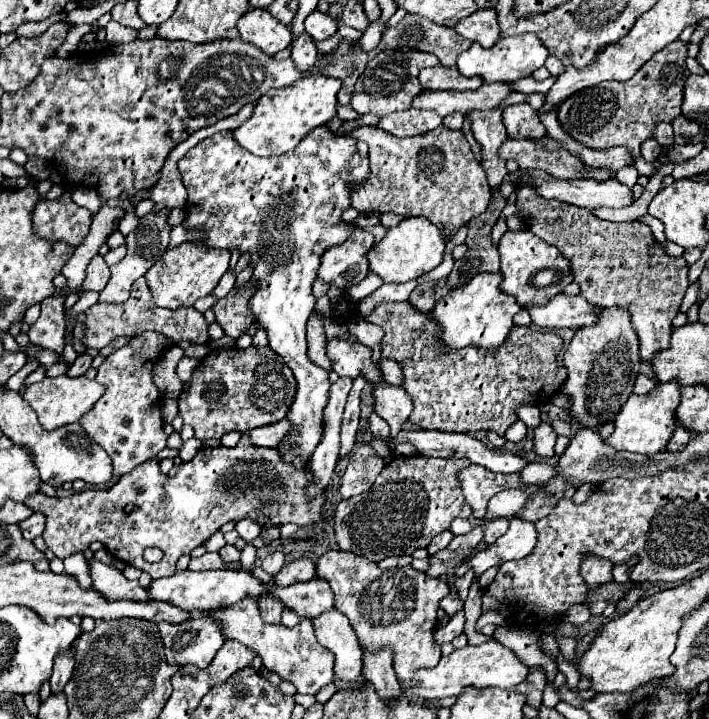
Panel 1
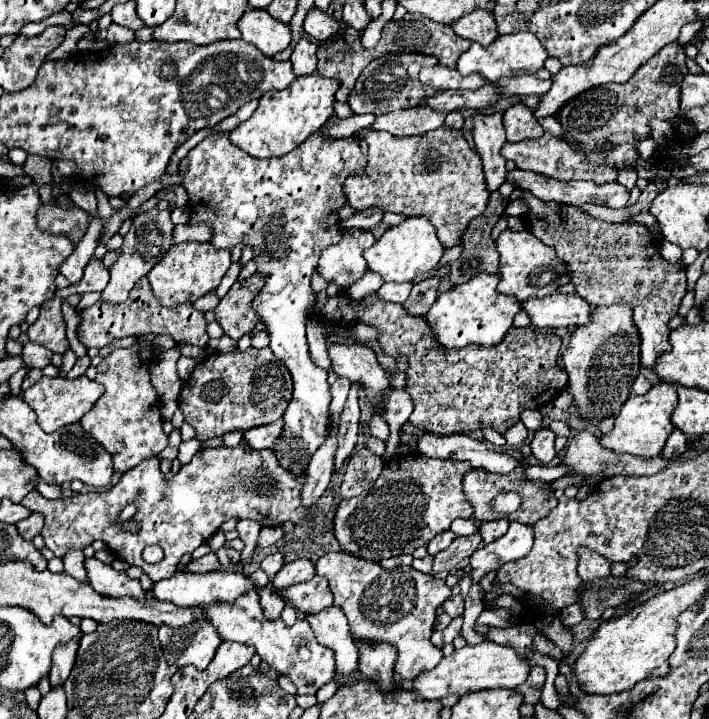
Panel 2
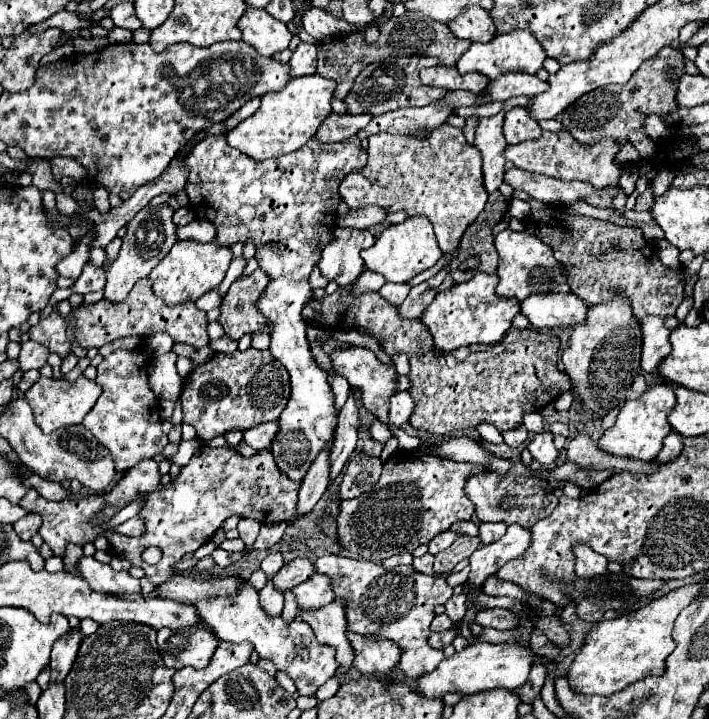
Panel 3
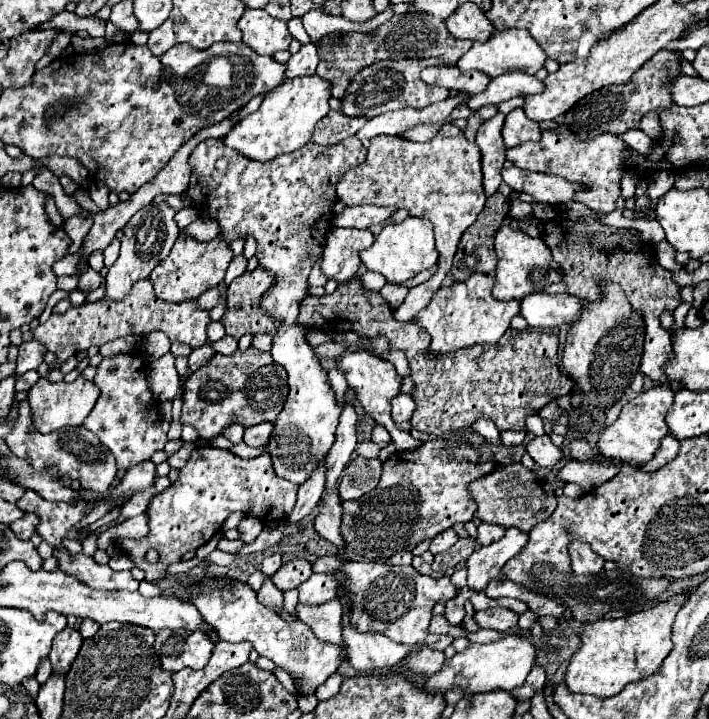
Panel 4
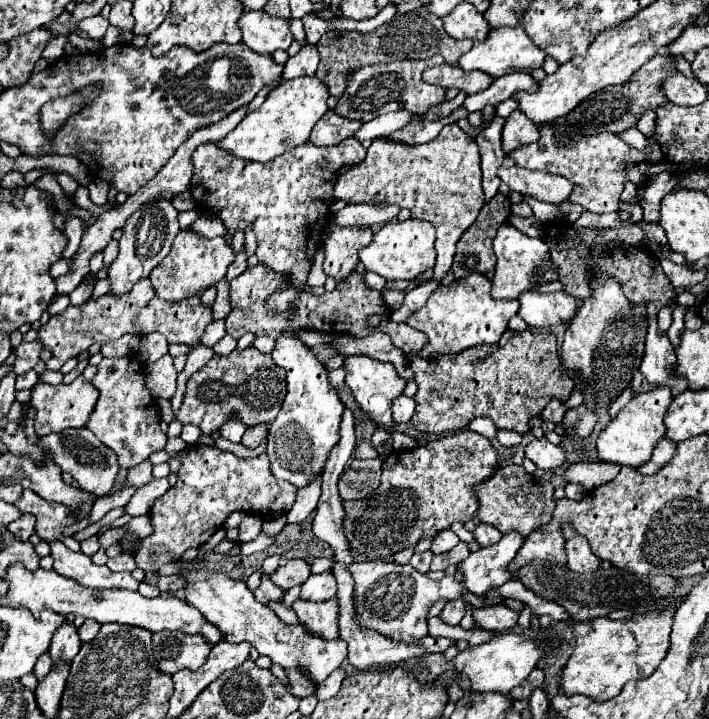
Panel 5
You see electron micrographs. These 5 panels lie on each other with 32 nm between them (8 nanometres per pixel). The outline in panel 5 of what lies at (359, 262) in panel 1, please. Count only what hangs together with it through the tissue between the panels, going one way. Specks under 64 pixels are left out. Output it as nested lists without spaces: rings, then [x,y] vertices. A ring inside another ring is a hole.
[[[328,224],[324,234],[324,272],[336,280],[344,280],[358,266],[358,250],[372,240],[370,226],[336,226]]]

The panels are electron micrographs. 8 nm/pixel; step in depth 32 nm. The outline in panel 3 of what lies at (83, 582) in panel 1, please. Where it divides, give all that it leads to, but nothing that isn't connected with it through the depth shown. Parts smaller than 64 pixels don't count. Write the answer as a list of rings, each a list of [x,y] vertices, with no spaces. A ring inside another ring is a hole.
[[[70,543],[66,547],[66,552],[63,558],[65,570],[69,571],[70,573],[81,577],[80,572],[76,568],[79,559],[83,556],[83,549],[81,546],[77,546],[73,543]]]

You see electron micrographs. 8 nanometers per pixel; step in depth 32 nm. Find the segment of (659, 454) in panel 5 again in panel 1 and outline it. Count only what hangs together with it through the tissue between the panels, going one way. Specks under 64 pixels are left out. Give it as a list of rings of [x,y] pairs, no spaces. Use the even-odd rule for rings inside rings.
[[[678,426],[676,428],[676,432],[672,434],[672,440],[668,442],[668,452],[678,452],[678,450],[682,450],[686,444],[688,444],[688,440],[690,440],[692,436],[690,436],[690,432],[686,432],[682,426]]]

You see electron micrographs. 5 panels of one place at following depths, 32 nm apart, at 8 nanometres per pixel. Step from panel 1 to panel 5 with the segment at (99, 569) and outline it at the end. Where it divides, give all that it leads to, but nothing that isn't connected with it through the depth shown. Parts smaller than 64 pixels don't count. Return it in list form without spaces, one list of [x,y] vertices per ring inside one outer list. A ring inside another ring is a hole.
[[[60,540],[50,542],[50,556],[54,558],[54,572],[68,576],[88,588],[126,588],[137,591],[140,582],[134,580],[128,572],[112,572],[108,566],[96,566],[82,552],[68,550]]]

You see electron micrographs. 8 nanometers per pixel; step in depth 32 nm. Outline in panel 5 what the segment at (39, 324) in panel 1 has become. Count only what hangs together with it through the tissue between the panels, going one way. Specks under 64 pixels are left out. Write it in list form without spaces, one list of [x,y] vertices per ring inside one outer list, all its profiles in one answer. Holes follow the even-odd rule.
[[[142,278],[132,286],[130,292],[124,296],[100,296],[92,298],[80,306],[70,304],[62,314],[50,316],[48,324],[40,328],[40,342],[52,352],[52,358],[46,362],[48,370],[60,370],[60,366],[68,360],[78,356],[80,352],[88,350],[92,344],[106,344],[110,340],[116,340],[124,334],[136,334],[146,336],[150,332],[160,332],[166,336],[170,344],[196,344],[198,338],[204,334],[204,328],[212,322],[212,308],[202,304],[200,296],[190,296],[188,300],[168,302],[160,300],[152,288],[152,282],[148,278]]]

